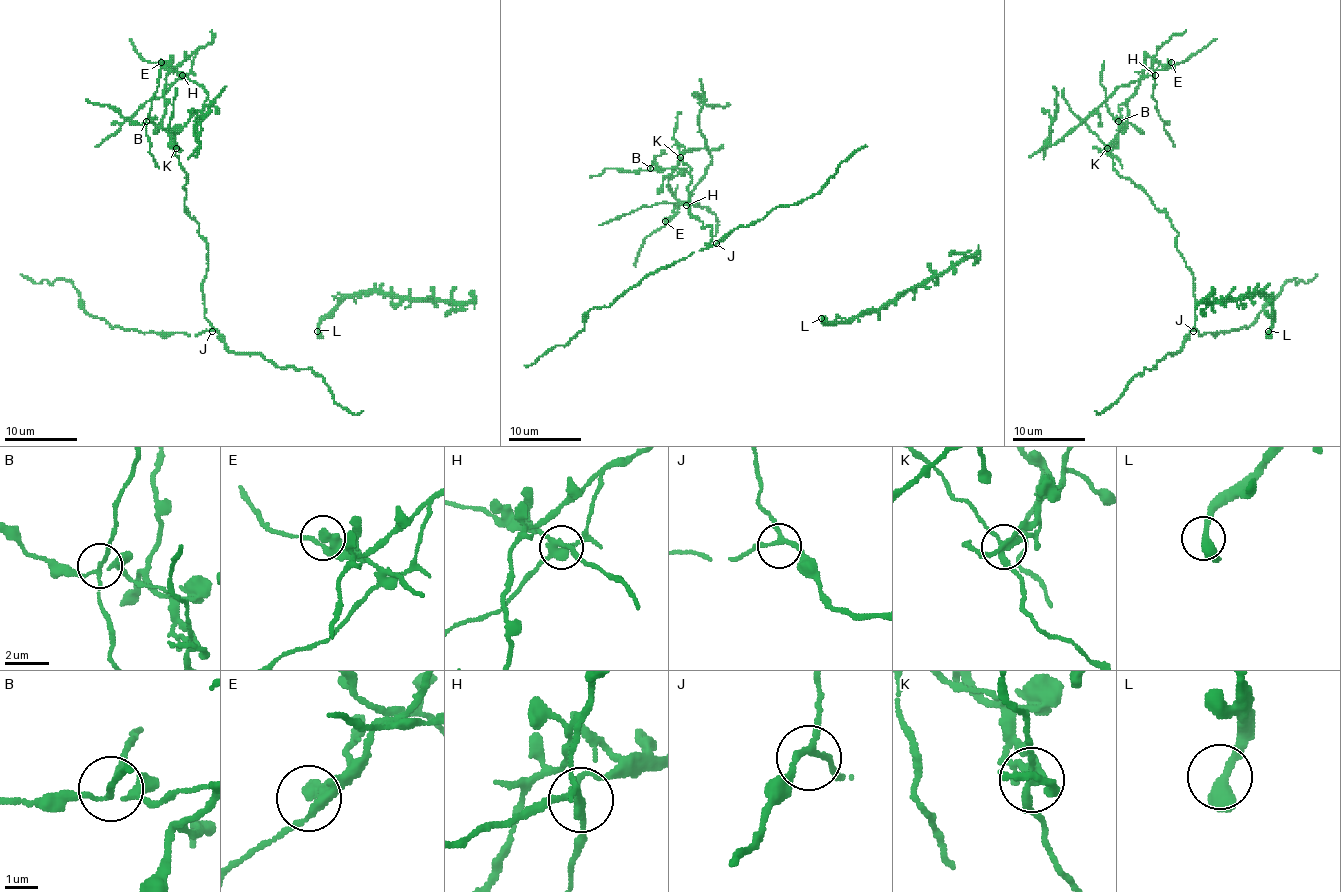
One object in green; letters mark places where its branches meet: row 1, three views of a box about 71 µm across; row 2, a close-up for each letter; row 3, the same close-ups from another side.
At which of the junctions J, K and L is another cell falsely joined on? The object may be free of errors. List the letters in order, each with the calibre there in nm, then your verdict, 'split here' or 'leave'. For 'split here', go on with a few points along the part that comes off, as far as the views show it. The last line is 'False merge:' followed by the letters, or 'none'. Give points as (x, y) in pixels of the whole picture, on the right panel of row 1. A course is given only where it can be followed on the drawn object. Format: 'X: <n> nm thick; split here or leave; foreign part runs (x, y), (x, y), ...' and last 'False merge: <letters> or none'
J: 150 nm thick; leave
K: 260 nm thick; split here; foreign part runs (1107, 148), (1127, 126), (1127, 99), (1140, 75), (1151, 68), (1149, 75), (1118, 86), (1053, 145), (1054, 86)
L: 360 nm thick; leave
False merge: K

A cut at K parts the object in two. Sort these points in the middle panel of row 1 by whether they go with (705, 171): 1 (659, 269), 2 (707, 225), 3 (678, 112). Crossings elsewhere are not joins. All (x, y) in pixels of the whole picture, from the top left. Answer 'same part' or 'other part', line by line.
1: other part
2: other part
3: other part

